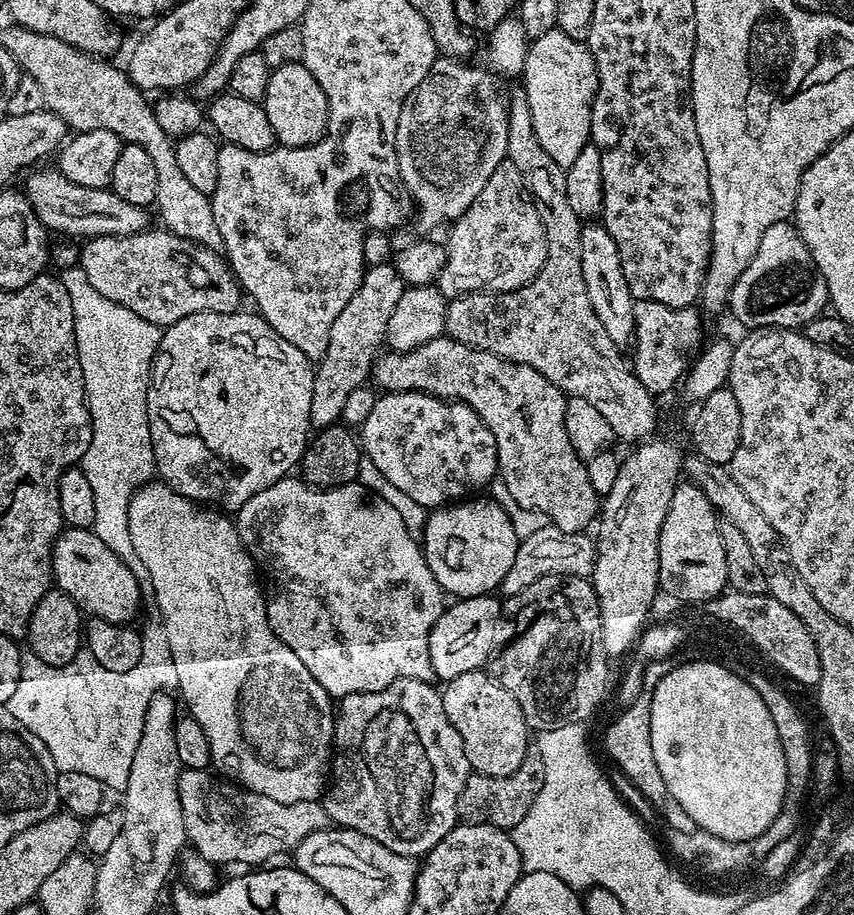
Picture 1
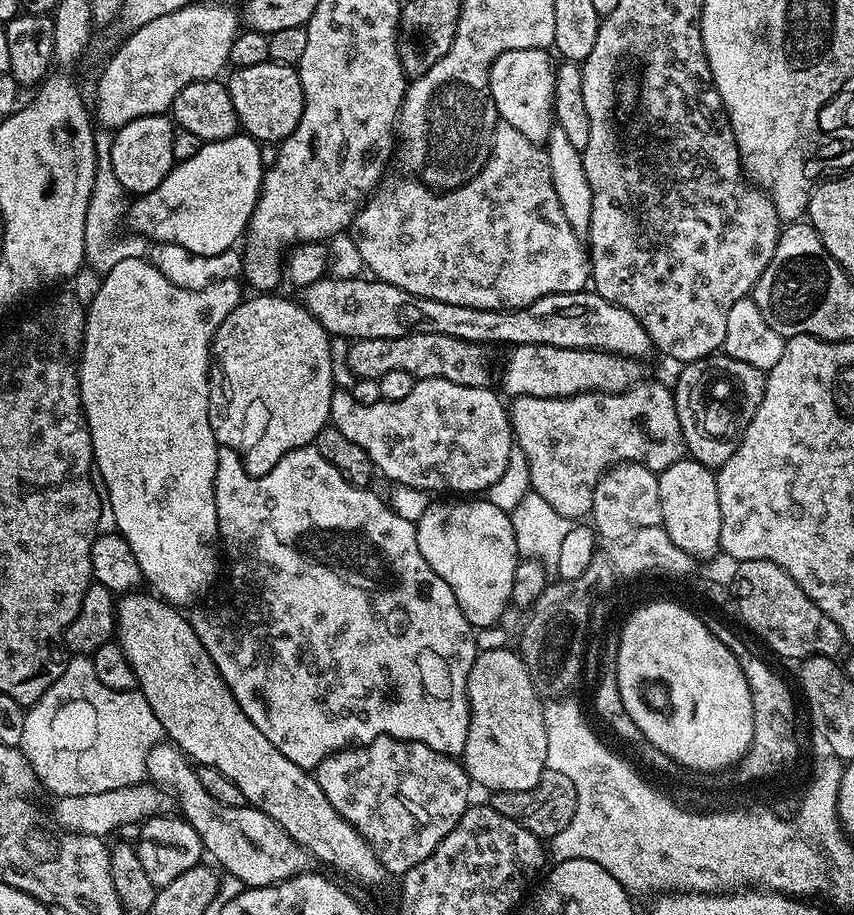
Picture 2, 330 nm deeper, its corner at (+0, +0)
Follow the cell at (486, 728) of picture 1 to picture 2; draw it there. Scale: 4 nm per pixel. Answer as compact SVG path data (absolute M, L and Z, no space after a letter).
M488 648L477 651L468 679L468 733L462 763L473 785L481 784L489 793L502 790L530 790L544 777L546 758L546 722L544 704L519 651Z

